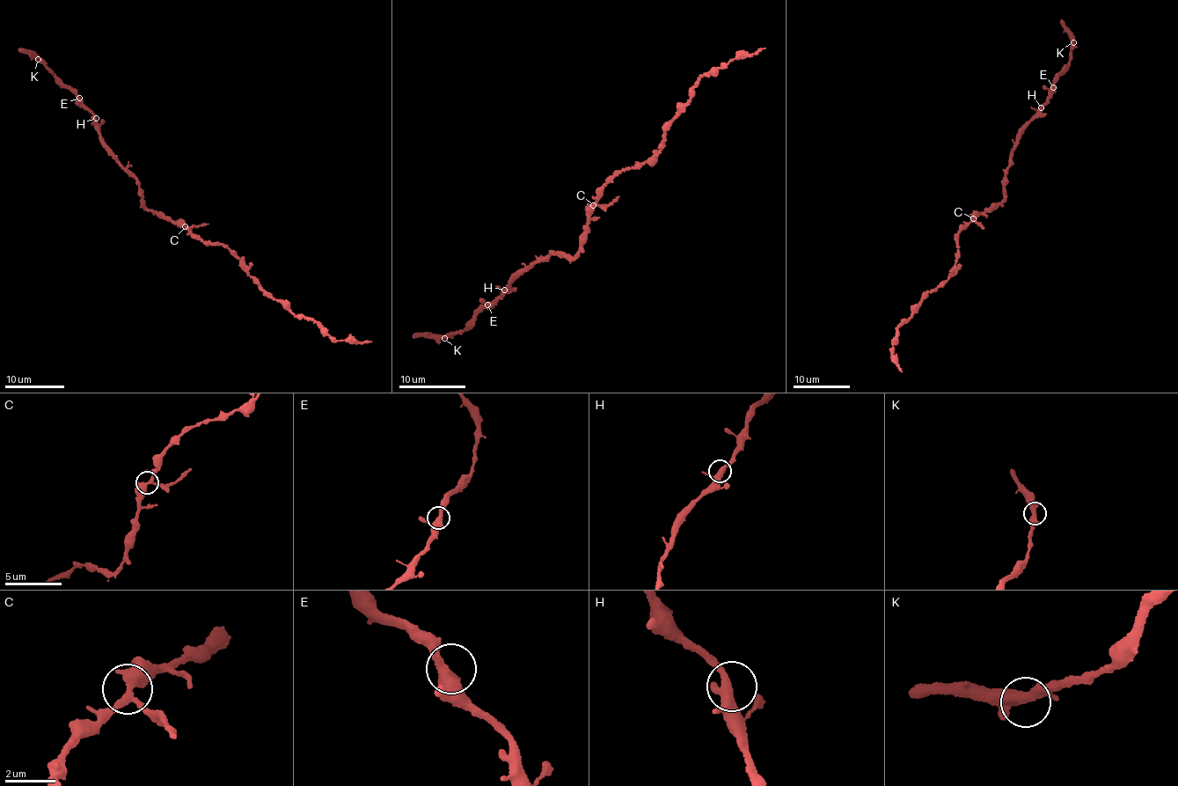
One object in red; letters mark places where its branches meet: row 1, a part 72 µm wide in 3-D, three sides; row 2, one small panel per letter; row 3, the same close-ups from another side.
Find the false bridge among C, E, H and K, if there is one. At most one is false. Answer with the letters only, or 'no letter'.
C

